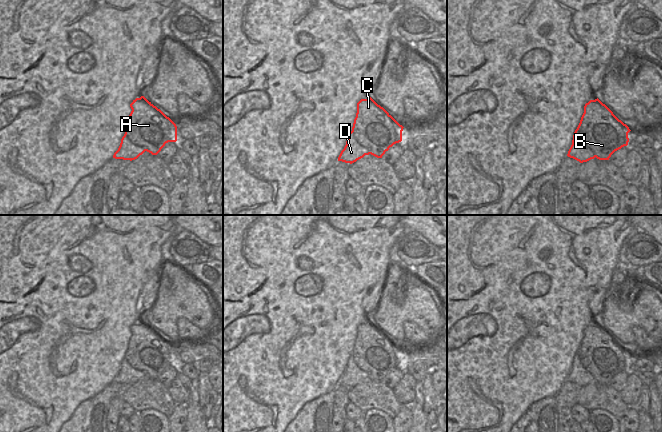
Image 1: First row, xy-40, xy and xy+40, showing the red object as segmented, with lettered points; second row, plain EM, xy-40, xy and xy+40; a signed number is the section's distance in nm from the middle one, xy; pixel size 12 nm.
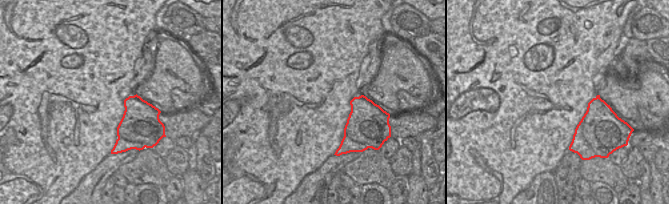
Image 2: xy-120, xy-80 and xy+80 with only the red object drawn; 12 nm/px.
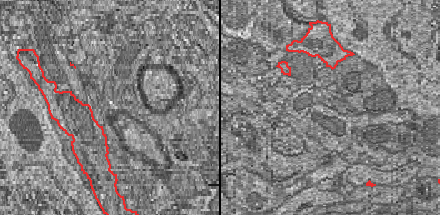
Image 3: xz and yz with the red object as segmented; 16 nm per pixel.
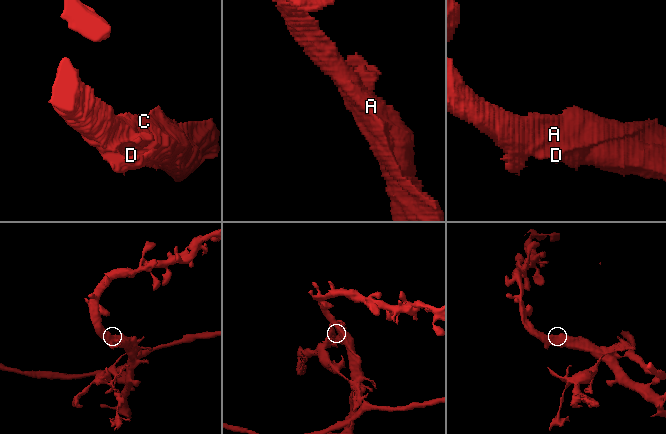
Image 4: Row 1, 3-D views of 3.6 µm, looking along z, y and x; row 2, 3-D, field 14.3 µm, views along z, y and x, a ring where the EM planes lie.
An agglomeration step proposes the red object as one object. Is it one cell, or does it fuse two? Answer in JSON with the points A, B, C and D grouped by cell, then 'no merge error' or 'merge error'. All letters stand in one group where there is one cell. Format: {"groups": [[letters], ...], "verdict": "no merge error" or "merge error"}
{"groups": [["A", "B", "C"], ["D"]], "verdict": "merge error"}

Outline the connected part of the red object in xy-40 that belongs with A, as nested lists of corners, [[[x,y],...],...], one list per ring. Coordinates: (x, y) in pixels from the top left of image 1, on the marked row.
[[[144,96],[130,104],[132,109],[125,134],[135,145],[157,155],[168,142],[177,141],[177,126]]]

